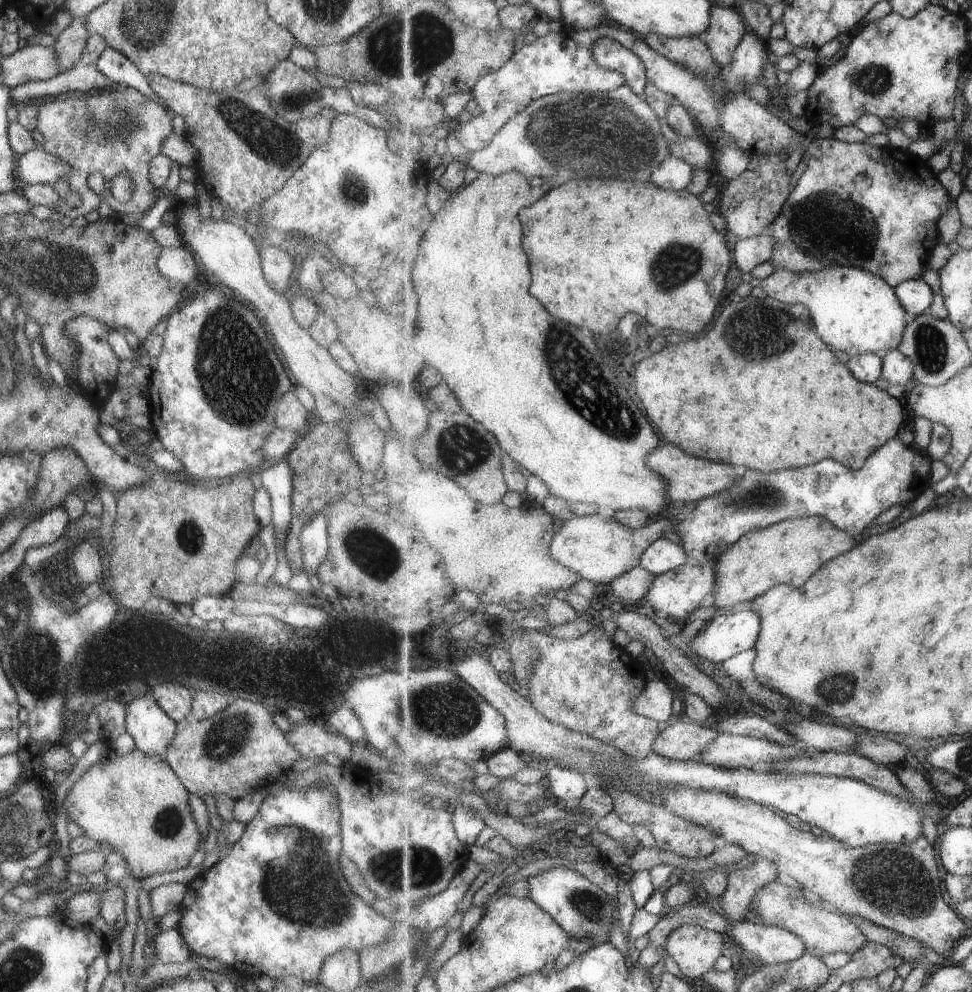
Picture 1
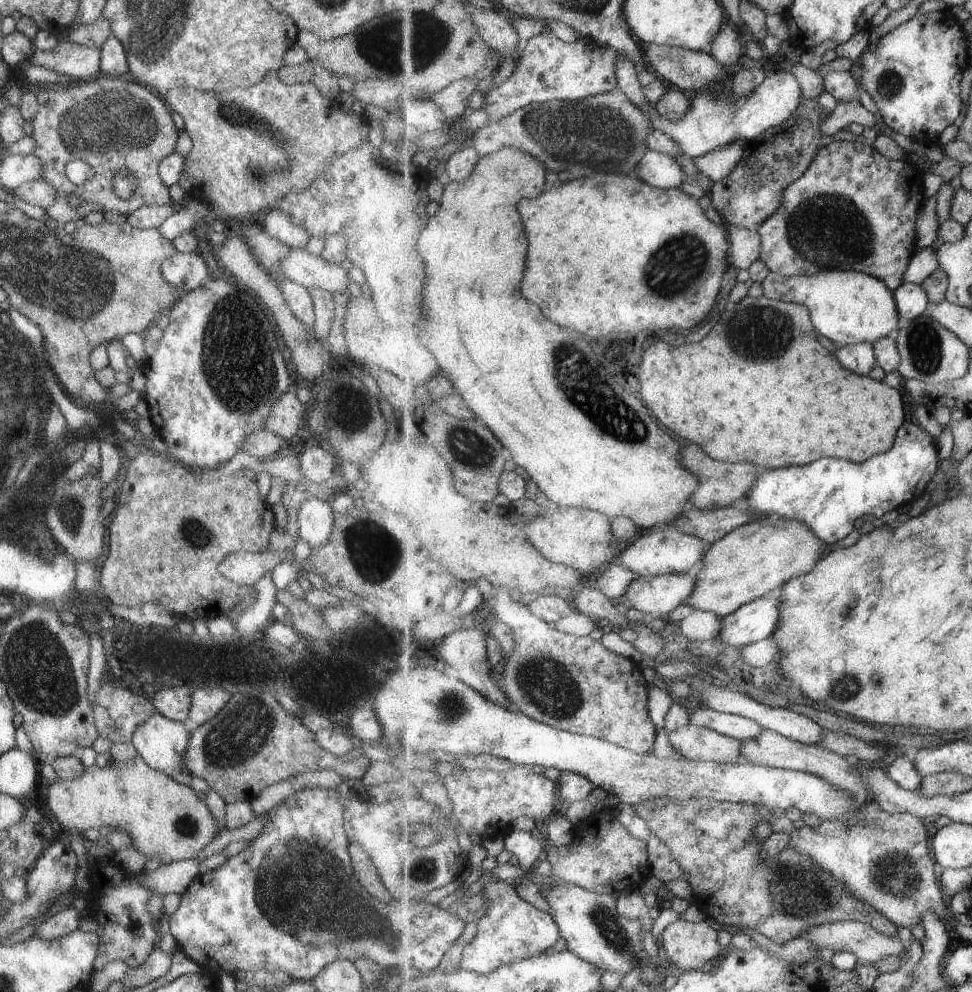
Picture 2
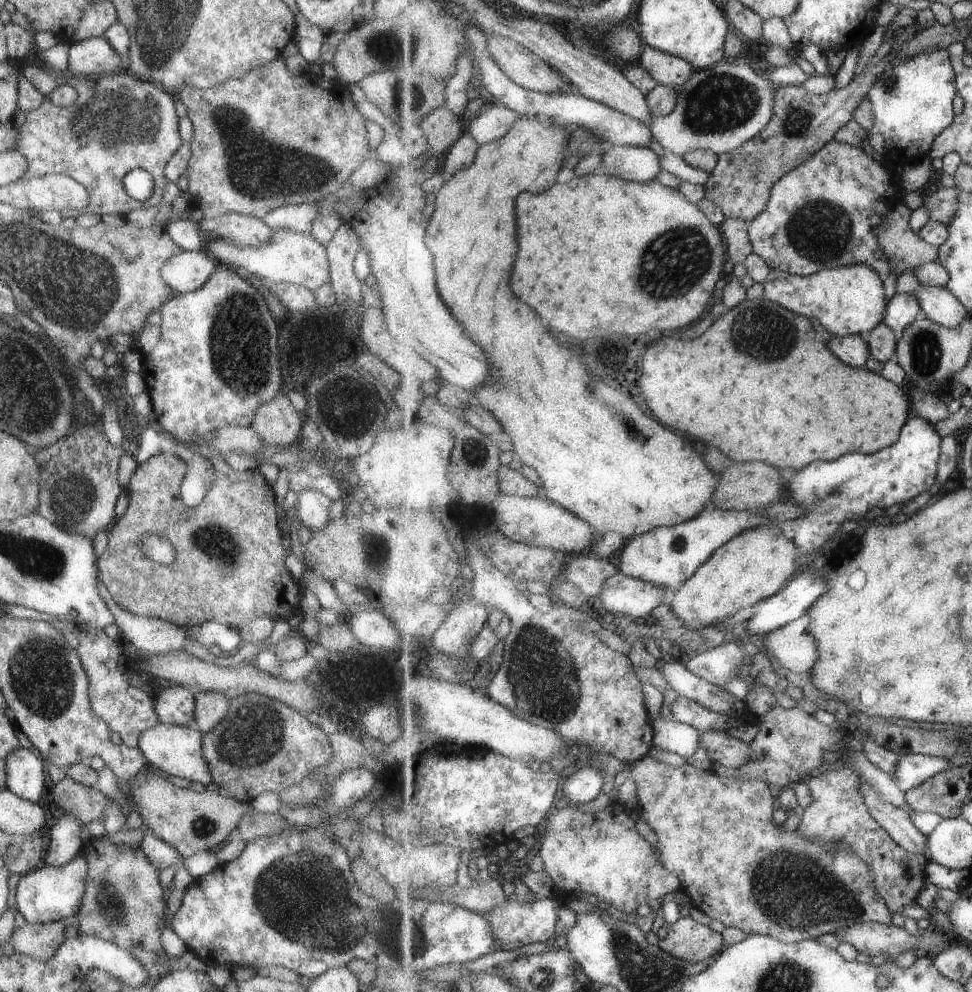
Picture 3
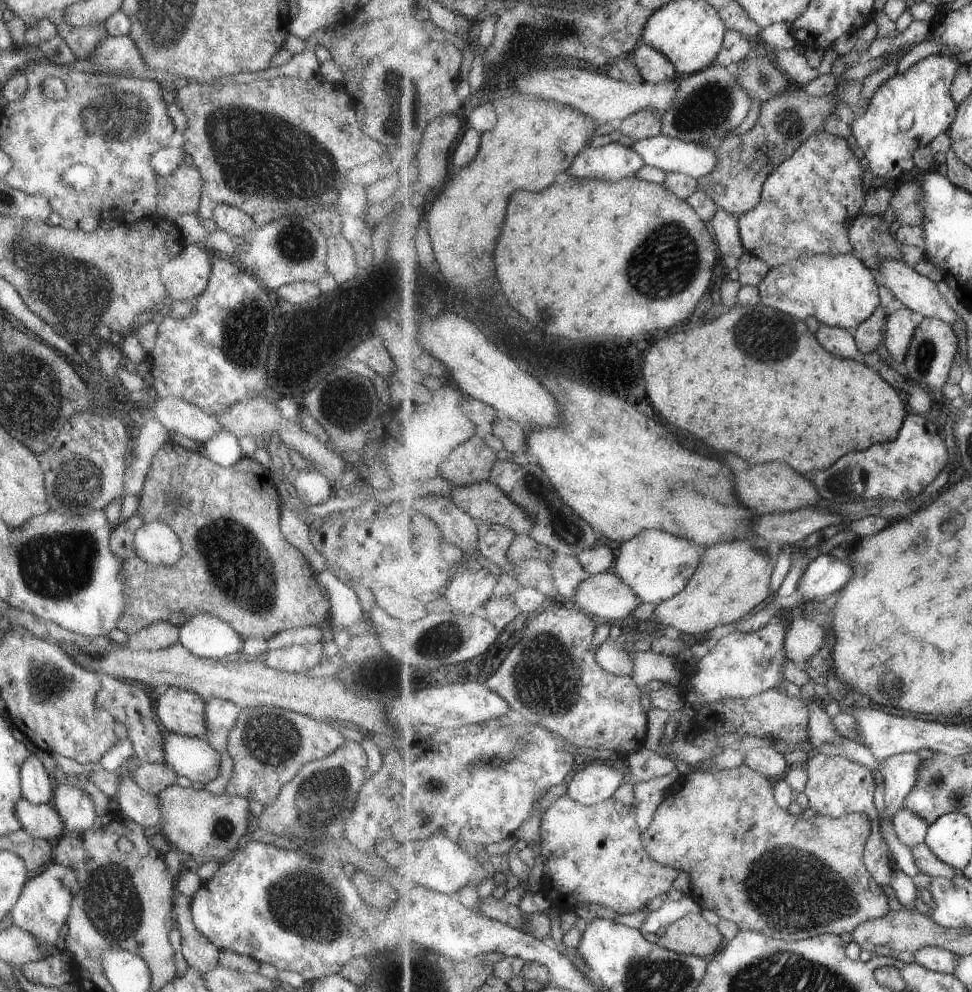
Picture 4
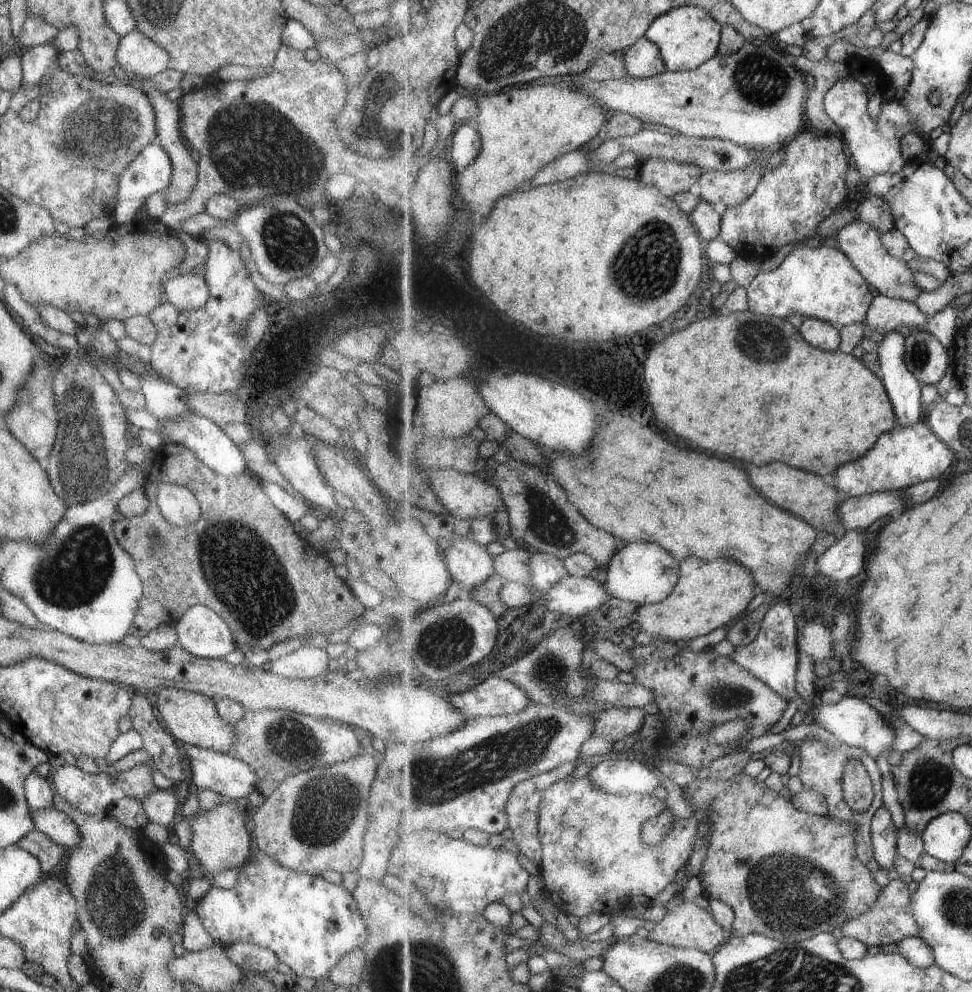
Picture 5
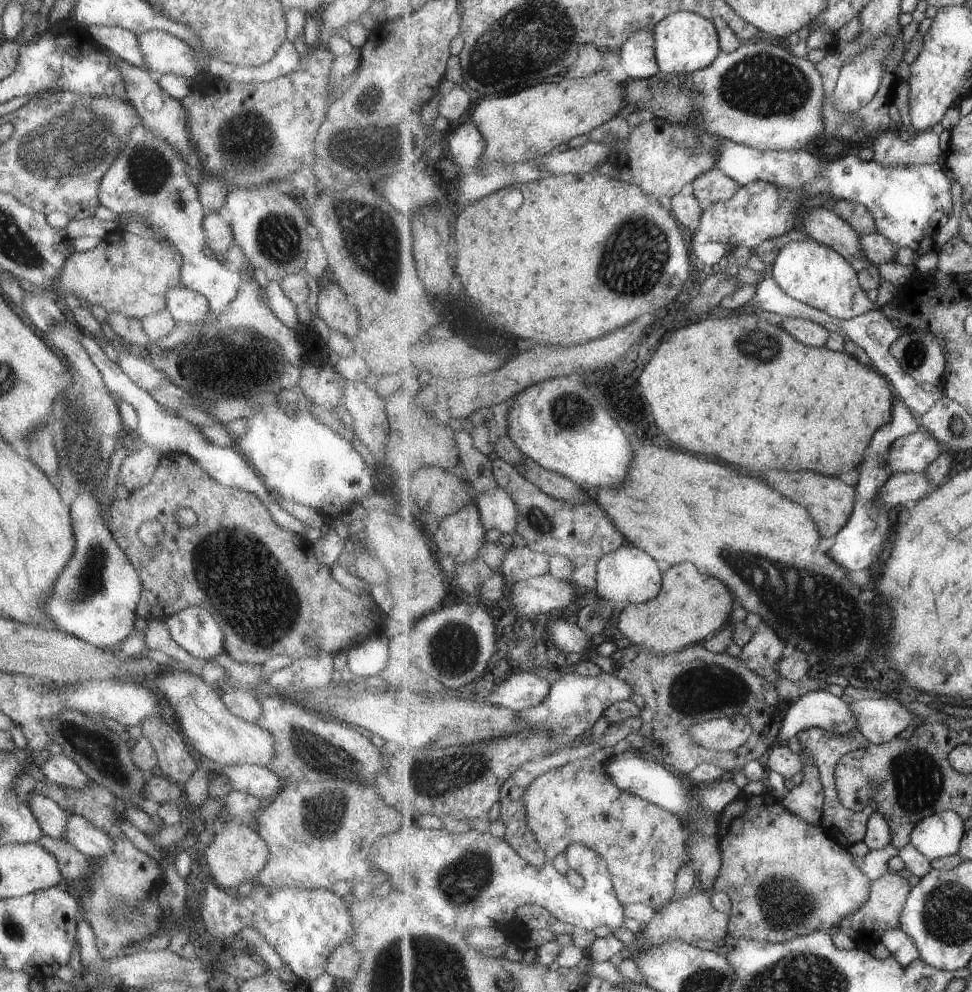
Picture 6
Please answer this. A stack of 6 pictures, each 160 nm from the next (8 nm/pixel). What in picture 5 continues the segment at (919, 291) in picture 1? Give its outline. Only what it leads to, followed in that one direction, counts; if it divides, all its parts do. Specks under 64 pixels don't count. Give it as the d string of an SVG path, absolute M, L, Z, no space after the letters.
M898 329L888 332L878 345L878 363L880 364L881 378L891 397L896 415L899 417L899 427L906 427L919 422L923 414L923 400L921 400L922 382L909 370L905 362L906 337Z

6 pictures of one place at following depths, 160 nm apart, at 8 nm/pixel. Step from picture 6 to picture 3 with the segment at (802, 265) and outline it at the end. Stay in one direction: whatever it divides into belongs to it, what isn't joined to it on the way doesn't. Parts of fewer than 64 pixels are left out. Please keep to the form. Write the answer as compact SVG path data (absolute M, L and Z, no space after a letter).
M855 265L825 269L821 272L799 276L772 269L764 282L764 293L770 301L807 318L817 318L831 334L869 336L884 322L888 305L883 279L871 267Z

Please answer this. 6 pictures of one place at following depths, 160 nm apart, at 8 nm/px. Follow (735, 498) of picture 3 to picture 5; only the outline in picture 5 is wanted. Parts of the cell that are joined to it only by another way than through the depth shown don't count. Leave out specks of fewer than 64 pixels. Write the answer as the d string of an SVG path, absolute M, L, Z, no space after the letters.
M773 462L769 466L745 464L745 470L747 474L751 474L751 482L755 482L755 488L789 514L805 519L819 531L824 530L833 534L837 541L847 534L848 530L838 513L838 508L847 498L834 486L827 484L821 475L815 476L805 470L795 470L781 462Z

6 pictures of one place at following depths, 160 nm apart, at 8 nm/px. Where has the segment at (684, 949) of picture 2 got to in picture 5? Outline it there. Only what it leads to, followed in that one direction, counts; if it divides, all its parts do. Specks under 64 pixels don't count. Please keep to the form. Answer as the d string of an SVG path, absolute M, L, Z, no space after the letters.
M689 901L678 907L667 908L661 922L656 924L646 939L674 947L699 949L713 956L717 949L726 943L730 937L731 934L717 922L711 911L704 910L701 906L697 906L695 902Z

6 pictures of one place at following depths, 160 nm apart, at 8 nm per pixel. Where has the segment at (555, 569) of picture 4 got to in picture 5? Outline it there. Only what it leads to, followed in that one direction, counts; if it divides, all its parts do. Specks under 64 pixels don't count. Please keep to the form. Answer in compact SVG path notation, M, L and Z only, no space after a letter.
M533 551L532 553L533 589L547 592L553 585L571 576L566 561L555 554Z

